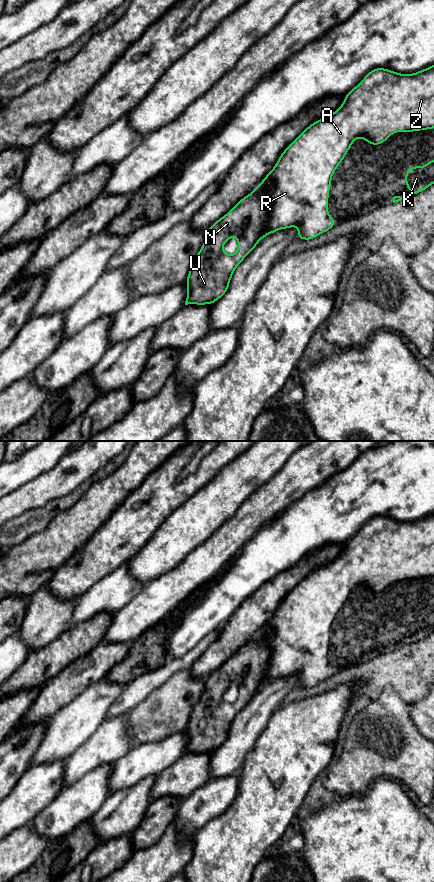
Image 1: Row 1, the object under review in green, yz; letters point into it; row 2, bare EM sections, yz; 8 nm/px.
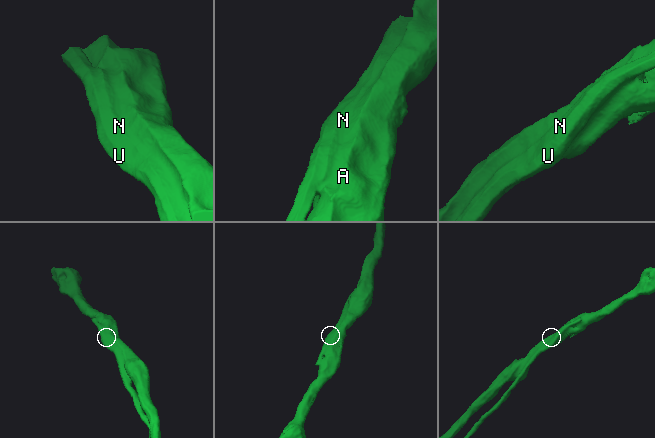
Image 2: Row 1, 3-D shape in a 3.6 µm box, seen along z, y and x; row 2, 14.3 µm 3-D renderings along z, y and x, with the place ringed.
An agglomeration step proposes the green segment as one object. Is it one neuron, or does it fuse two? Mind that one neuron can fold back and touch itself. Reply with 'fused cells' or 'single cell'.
fused cells

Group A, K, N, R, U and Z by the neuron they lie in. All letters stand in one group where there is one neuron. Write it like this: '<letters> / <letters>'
A K R Z / N U

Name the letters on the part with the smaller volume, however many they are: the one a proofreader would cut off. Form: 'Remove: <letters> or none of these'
Remove: N, U

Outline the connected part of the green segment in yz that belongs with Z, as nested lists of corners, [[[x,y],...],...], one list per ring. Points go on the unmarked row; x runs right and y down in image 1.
[[[434,513],[413,522],[400,522],[386,516],[373,517],[346,542],[338,558],[312,571],[288,593],[273,617],[257,633],[256,637],[265,634],[271,649],[269,667],[261,687],[280,677],[297,674],[297,686],[311,688],[335,674],[335,668],[328,660],[331,627],[357,586],[366,588],[370,593],[380,593],[395,580],[428,577],[434,577]]]

